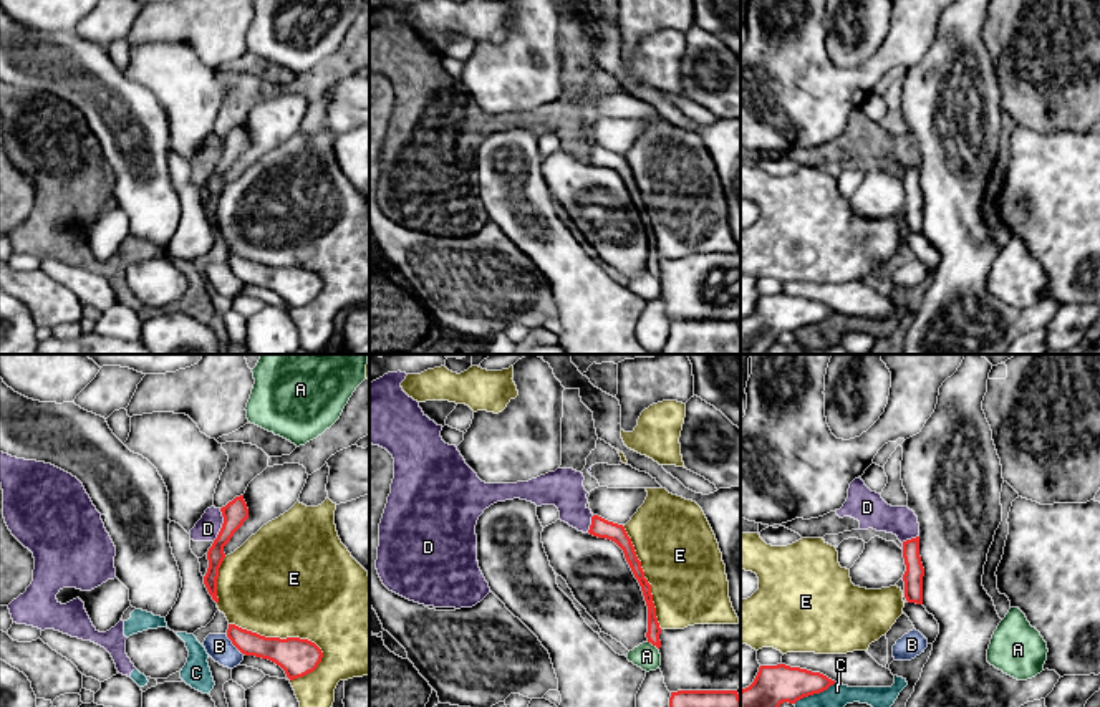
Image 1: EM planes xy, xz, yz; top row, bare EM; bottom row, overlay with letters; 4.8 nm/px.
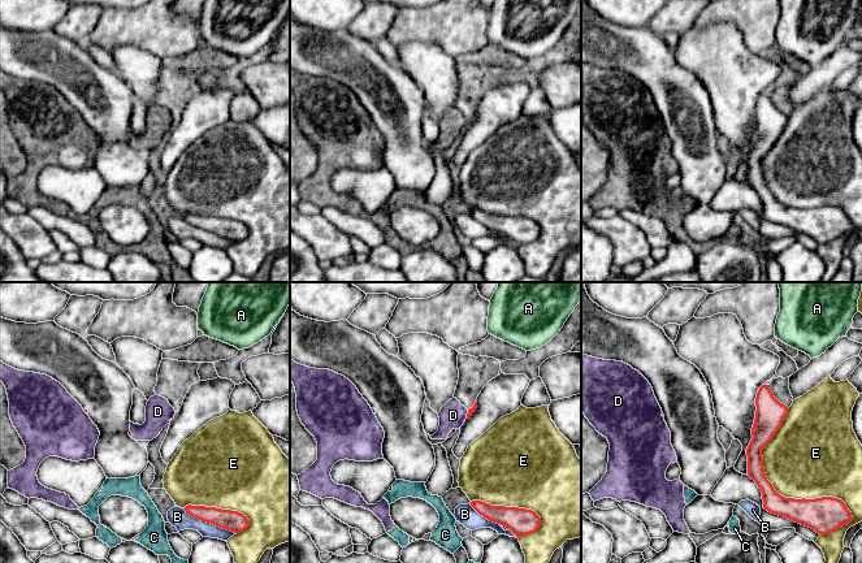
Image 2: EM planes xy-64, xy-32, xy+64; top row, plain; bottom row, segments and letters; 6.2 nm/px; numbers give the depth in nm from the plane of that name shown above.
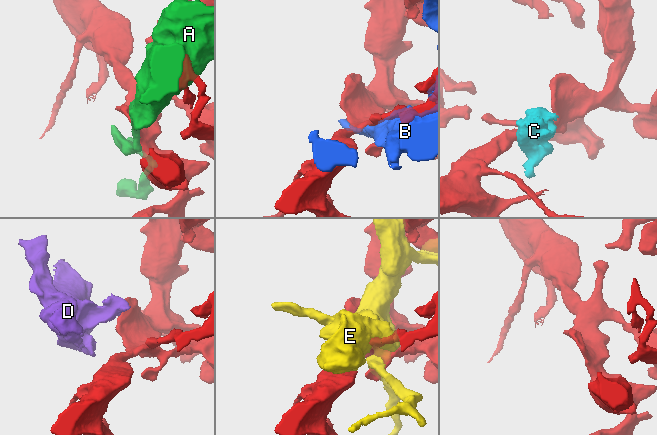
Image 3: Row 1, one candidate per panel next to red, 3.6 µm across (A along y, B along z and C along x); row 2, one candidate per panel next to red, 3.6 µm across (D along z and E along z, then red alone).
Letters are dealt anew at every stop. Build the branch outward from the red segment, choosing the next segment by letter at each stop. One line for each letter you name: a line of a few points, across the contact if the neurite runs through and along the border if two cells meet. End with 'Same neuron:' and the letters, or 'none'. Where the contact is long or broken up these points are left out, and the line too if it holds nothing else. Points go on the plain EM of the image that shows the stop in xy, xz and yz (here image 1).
Same neuron: none

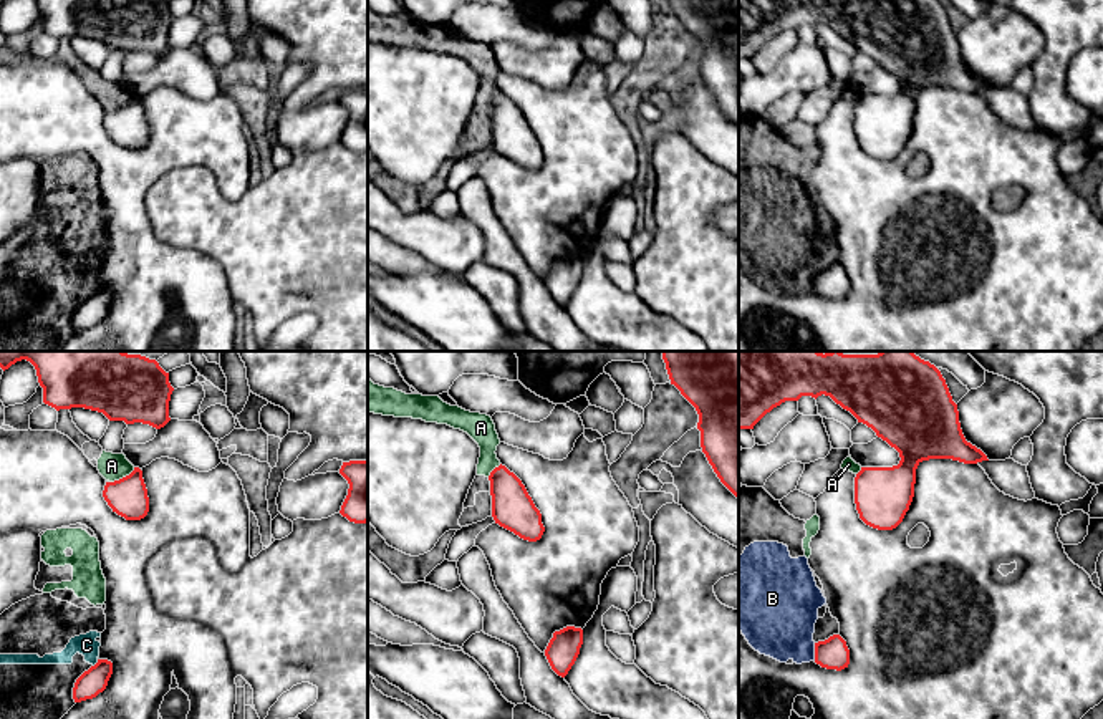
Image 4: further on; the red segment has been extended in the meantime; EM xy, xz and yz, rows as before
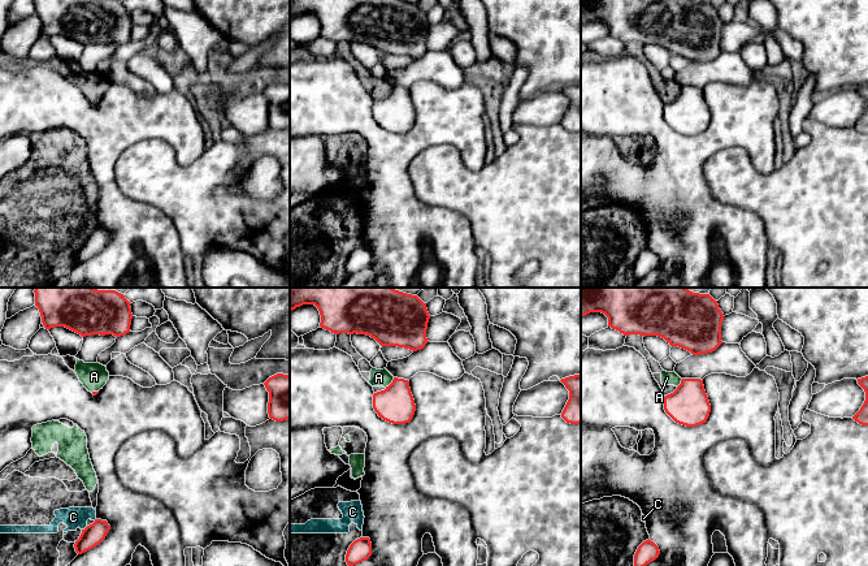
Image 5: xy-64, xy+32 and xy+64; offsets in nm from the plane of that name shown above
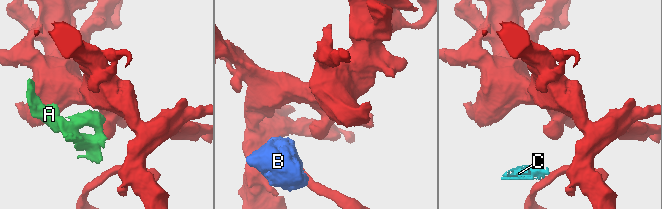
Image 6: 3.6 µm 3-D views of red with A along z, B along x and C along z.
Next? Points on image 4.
Same neuron: none

